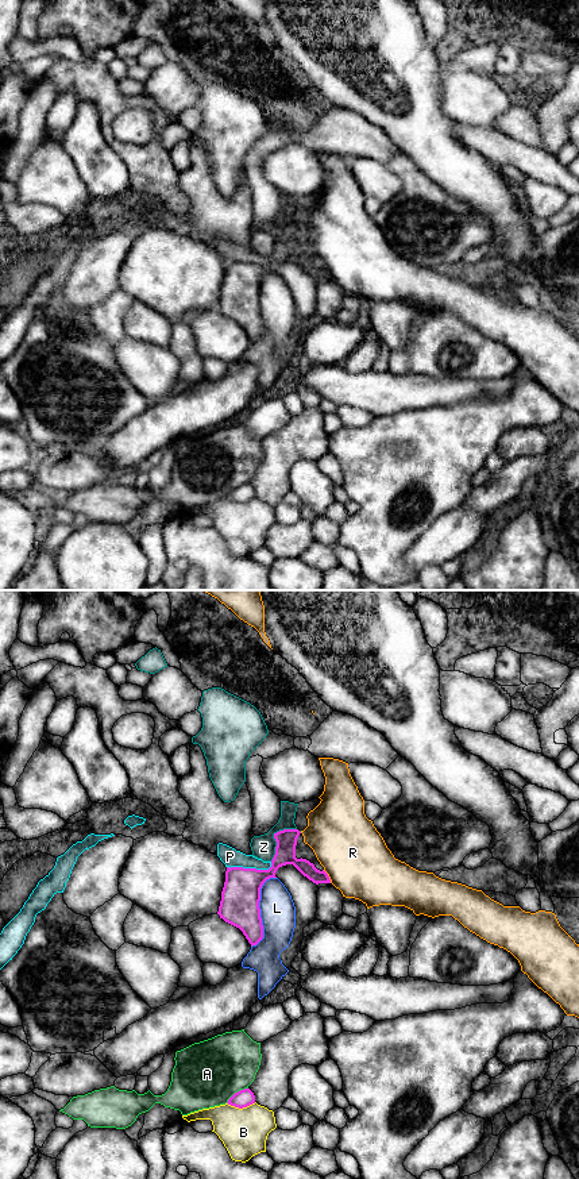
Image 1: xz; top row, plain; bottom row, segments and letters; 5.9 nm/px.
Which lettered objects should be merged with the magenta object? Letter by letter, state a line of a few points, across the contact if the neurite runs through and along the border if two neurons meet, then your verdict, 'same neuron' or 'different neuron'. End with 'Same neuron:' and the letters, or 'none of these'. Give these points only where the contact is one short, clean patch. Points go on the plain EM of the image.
A: different neuron
B: different neuron
L: different neuron
P: line xz (271, 257), (267, 264), (227, 261); different neuron
R: different neuron
Z: different neuron
Same neuron: none of these

